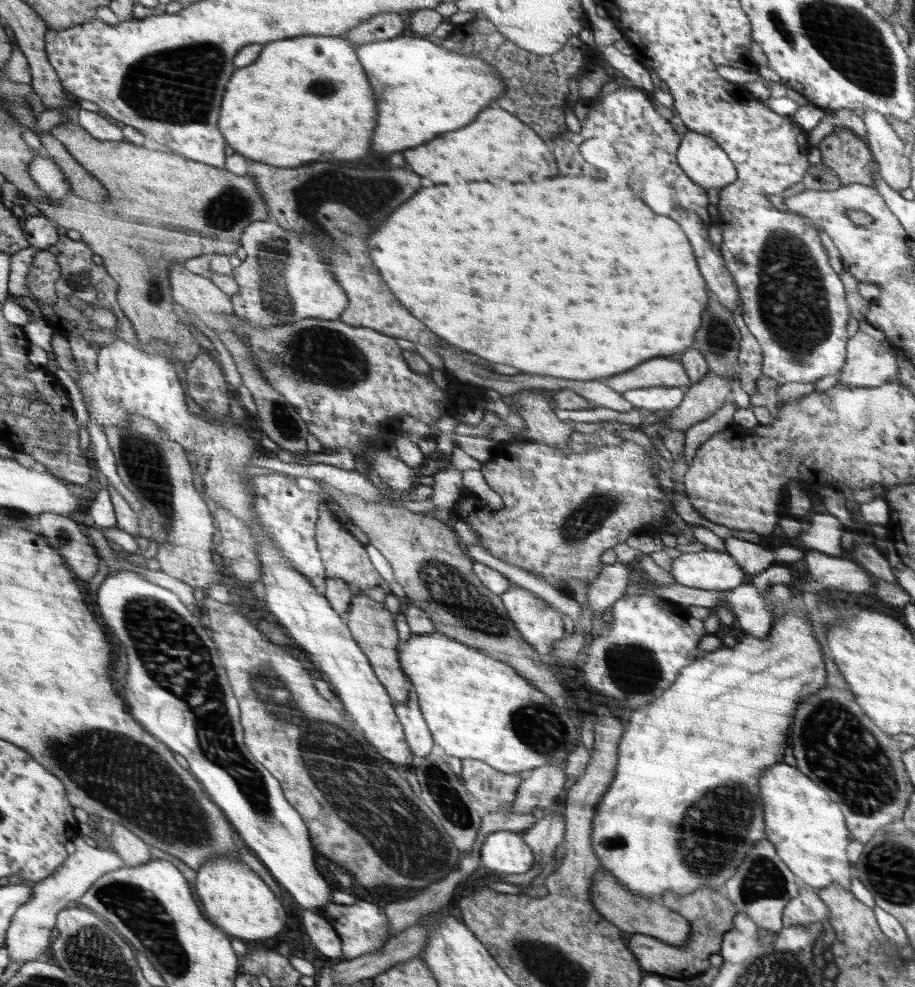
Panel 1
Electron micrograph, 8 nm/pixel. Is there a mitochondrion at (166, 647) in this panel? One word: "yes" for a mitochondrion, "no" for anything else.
yes

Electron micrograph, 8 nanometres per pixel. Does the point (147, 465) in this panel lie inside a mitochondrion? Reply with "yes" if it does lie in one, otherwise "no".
yes

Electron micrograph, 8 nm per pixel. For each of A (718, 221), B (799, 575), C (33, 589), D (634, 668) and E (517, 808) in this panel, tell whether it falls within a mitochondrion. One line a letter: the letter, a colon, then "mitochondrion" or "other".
A: other
B: other
C: other
D: mitochondrion
E: other

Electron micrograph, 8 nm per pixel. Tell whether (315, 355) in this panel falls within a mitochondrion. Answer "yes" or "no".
yes

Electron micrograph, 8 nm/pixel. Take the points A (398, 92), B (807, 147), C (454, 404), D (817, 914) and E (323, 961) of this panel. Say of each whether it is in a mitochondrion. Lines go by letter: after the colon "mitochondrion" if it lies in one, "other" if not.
A: other
B: other
C: other
D: other
E: other

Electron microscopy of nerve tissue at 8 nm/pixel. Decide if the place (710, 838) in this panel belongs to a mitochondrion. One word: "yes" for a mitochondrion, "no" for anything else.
yes

